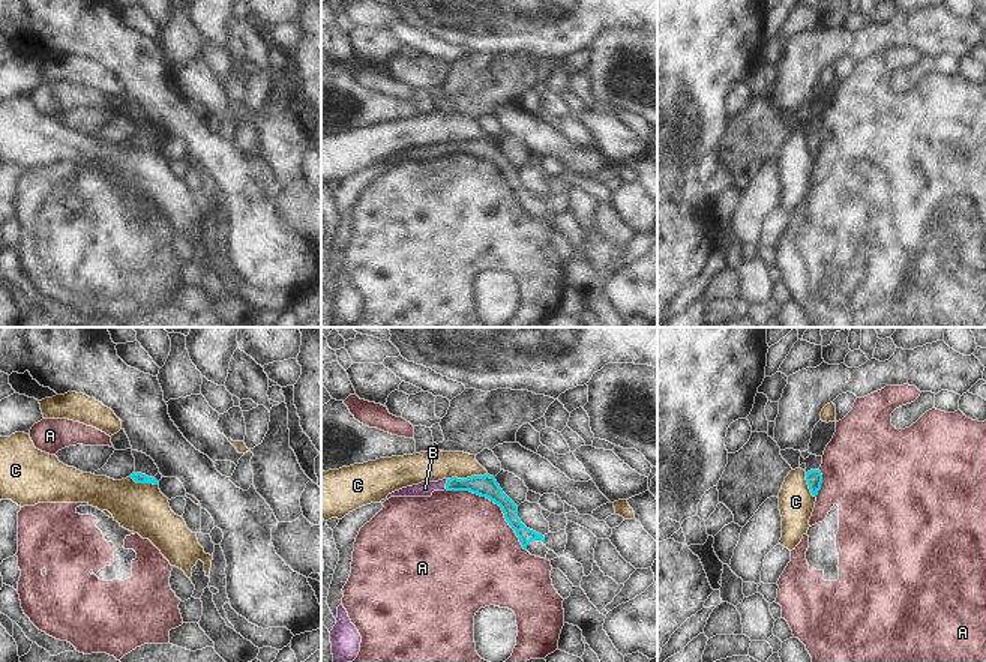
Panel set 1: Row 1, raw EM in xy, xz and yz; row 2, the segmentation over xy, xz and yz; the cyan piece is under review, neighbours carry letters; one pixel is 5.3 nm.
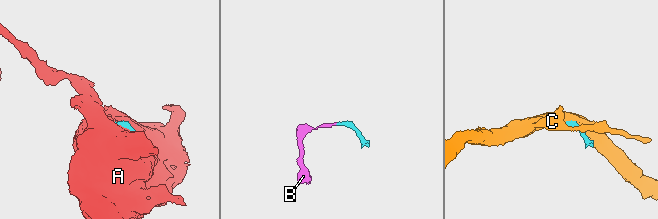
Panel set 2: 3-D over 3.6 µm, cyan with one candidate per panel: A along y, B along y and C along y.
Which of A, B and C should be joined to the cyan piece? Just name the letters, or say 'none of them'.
B.

